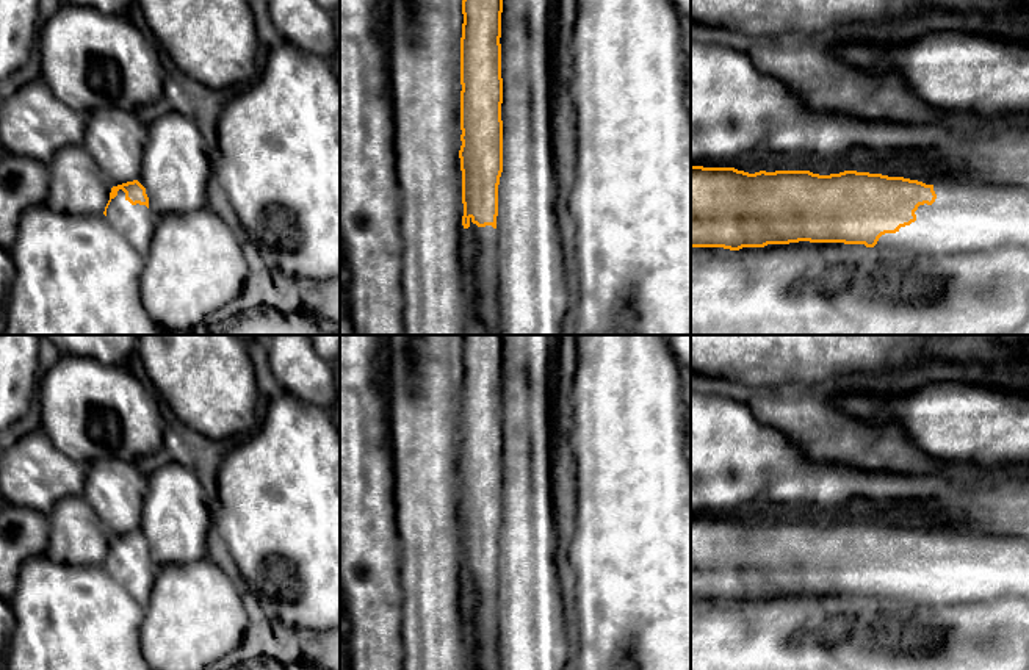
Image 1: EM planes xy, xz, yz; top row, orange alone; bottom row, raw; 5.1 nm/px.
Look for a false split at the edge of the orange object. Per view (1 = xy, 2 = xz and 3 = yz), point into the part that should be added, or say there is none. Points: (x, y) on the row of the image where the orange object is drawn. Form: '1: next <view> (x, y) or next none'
1: next xy (135, 223)
2: next xz (481, 288)
3: next yz (971, 218)

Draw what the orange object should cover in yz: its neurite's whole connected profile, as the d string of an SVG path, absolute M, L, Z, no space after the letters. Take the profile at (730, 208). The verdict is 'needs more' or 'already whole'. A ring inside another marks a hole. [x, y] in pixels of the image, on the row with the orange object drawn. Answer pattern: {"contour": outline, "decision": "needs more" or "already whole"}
{"contour": "M691 166L691 247L739 250L799 241L865 244L886 257L949 255L1001 244L1029 247L1029 188L946 188L857 171L749 174Z", "decision": "needs more"}

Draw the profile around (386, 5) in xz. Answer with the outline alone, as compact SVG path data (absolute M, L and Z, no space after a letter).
M381 0L381 31L384 34L384 44L387 50L392 45L392 25L390 25L390 11L392 11L393 0Z

